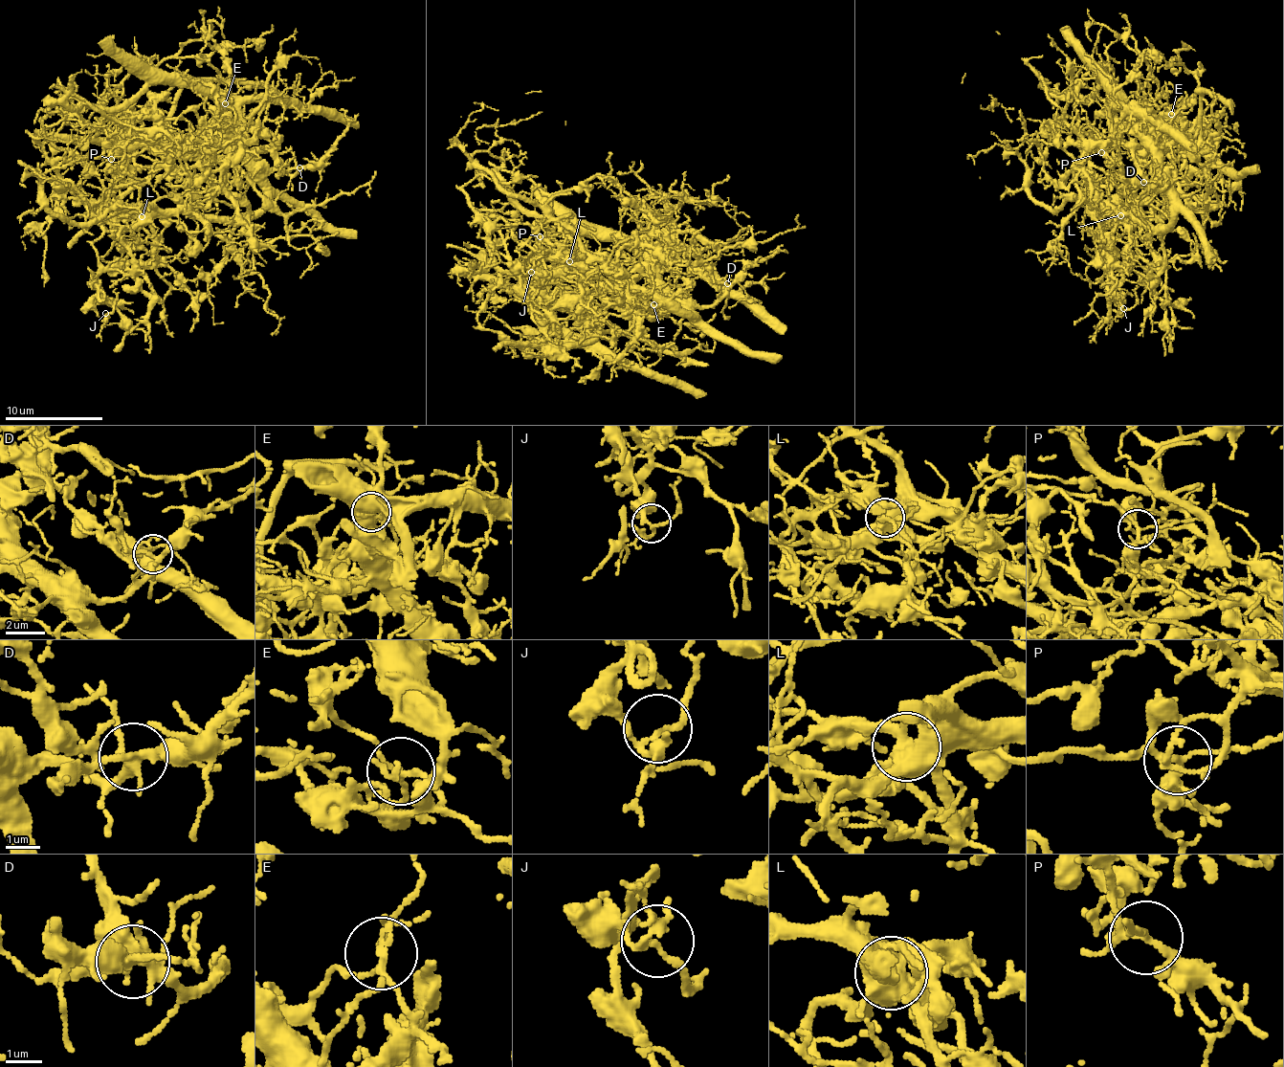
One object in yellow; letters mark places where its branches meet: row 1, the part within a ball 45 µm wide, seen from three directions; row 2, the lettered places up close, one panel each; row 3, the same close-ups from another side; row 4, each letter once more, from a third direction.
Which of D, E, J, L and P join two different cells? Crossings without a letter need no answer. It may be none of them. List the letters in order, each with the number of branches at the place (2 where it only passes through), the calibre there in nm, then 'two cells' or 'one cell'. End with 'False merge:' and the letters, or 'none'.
D: branches 6; calibre 240 nm; one cell
E: branches 3; calibre 130 nm; two cells
J: branches 3; calibre 140 nm; one cell
L: branches 6; calibre 550 nm; two cells
P: branches 5; calibre 170 nm; two cells
False merge: E, L, P

